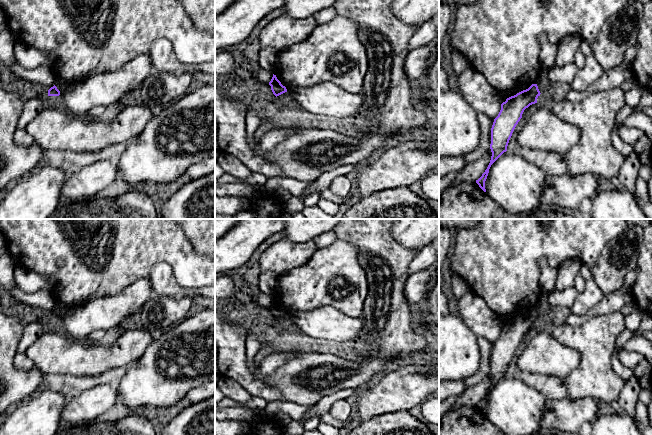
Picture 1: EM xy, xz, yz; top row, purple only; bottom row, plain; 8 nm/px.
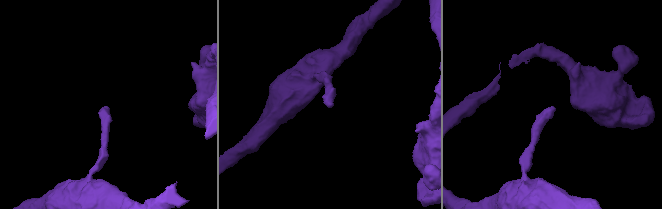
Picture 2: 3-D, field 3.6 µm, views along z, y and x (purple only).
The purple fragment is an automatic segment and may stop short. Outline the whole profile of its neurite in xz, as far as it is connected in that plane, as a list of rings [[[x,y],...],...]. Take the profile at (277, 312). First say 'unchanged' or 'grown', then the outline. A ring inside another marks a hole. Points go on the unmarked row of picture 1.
unchanged | [[[274,298],[271,305],[269,306],[269,309],[271,310],[271,314],[276,321],[287,316],[286,311],[281,308]]]

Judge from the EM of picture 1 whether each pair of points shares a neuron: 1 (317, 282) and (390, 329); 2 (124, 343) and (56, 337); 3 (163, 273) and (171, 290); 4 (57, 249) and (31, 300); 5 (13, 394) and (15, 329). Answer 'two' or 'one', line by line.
1: two
2: one
3: one
4: two
5: one

